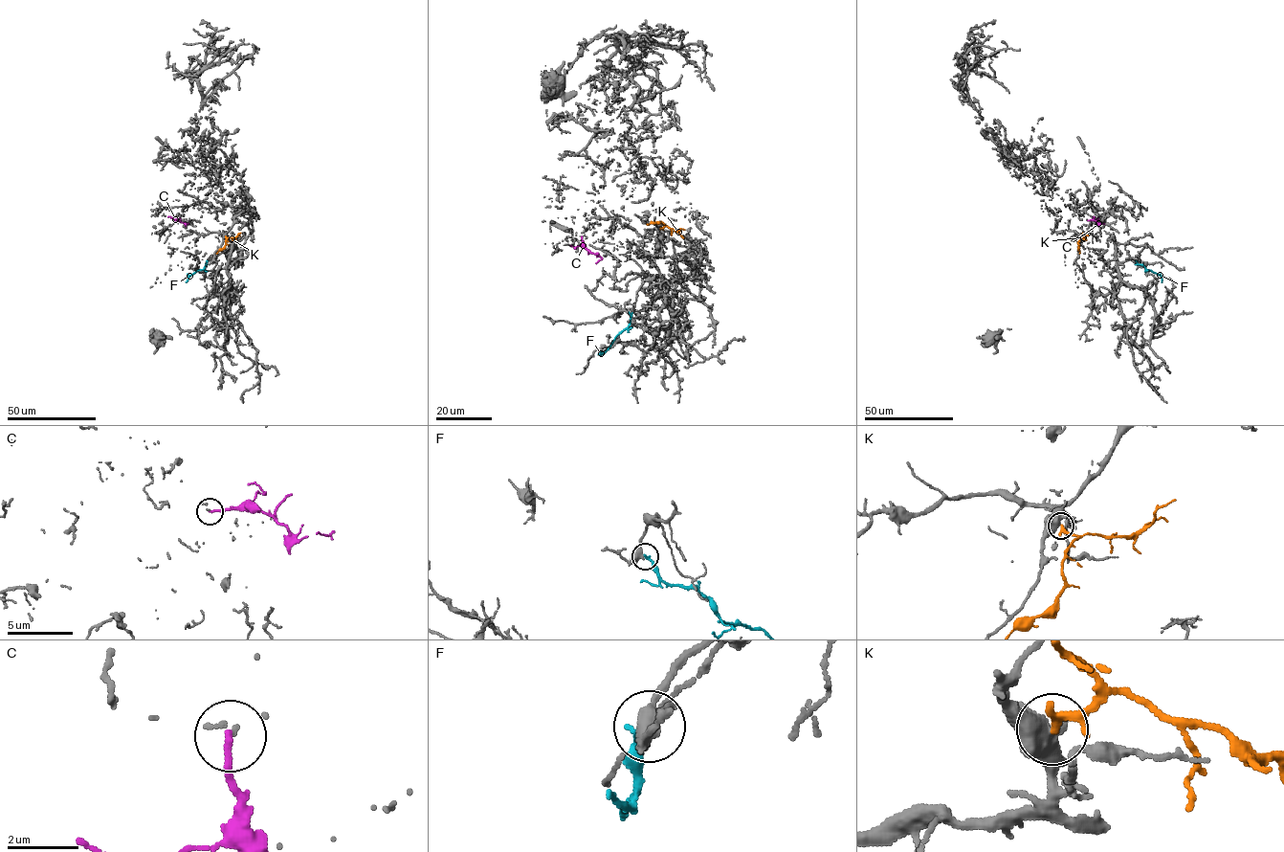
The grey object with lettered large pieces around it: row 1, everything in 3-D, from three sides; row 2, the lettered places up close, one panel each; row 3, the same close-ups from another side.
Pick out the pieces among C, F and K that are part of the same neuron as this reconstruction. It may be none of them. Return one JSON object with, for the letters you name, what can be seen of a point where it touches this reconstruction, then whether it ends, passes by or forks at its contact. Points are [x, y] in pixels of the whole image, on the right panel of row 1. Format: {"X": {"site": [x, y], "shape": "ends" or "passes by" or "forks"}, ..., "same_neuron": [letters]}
{"same_neuron": []}

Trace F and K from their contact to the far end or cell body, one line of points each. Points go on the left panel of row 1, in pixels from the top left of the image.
F: (208, 260), (202, 270), (191, 274), (186, 282)
K: (225, 236), (226, 244), (216, 253)

